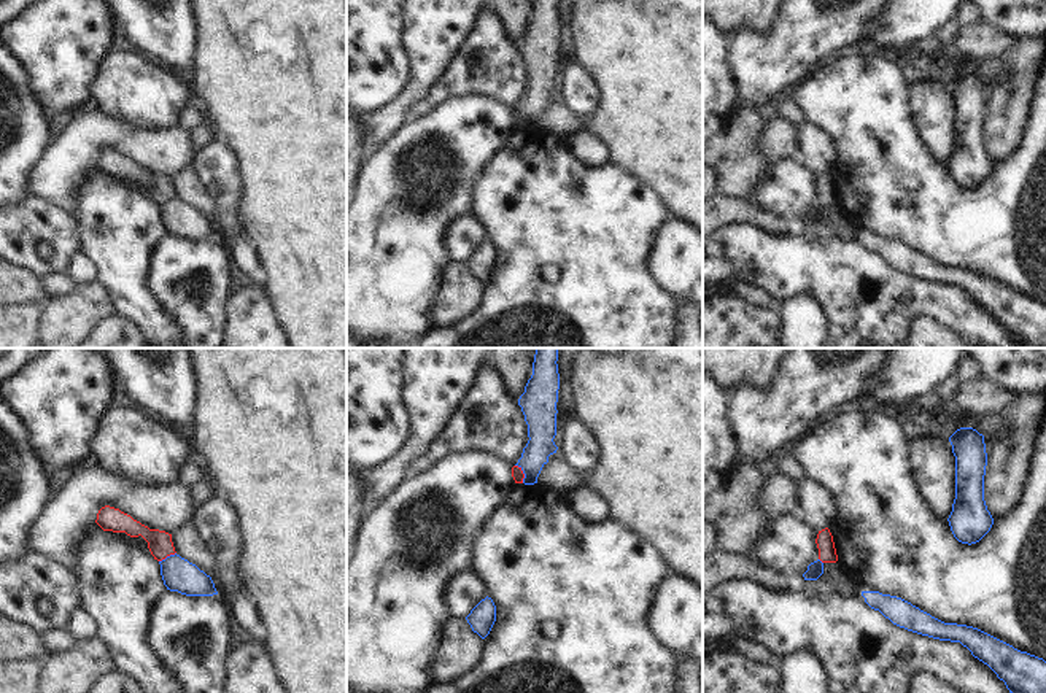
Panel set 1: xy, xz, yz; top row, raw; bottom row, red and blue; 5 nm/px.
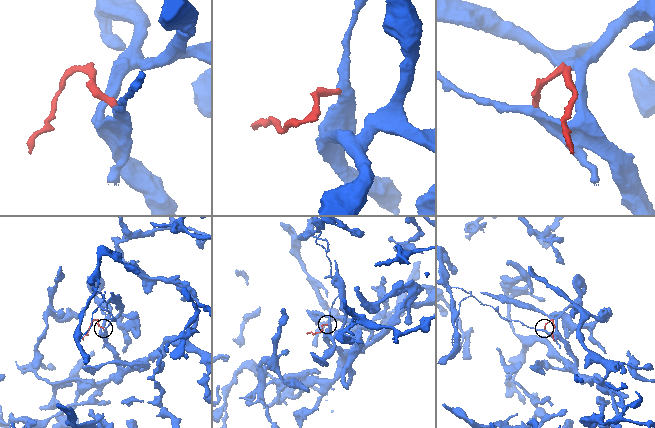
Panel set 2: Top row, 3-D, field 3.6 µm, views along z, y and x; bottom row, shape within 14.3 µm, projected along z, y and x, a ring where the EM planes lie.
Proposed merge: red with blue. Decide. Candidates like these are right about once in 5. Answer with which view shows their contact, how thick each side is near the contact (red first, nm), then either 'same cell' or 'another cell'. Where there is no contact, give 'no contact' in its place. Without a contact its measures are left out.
contact in xz; calibres 60 and 140 nm; another cell

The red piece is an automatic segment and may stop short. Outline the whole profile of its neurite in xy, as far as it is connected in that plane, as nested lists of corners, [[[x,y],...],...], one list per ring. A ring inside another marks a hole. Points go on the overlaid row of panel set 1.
[[[110,505],[102,507],[97,513],[95,523],[103,531],[126,532],[130,537],[141,536],[148,542],[148,548],[157,561],[176,553],[172,534],[159,529],[149,529],[119,509]]]

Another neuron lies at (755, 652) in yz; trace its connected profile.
[[[744,637],[731,639],[730,645],[747,660],[781,671],[782,661],[776,658],[765,645]]]

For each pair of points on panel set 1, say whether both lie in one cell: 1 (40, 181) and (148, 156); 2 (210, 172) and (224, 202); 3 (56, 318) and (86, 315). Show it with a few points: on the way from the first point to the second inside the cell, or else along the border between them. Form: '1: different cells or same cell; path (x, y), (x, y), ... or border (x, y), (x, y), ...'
1: same cell; path (67, 161), (88, 140), (121, 140)
2: same cell; path (218, 180), (223, 185), (224, 194)
3: same cell; path (64, 318), (78, 315)

